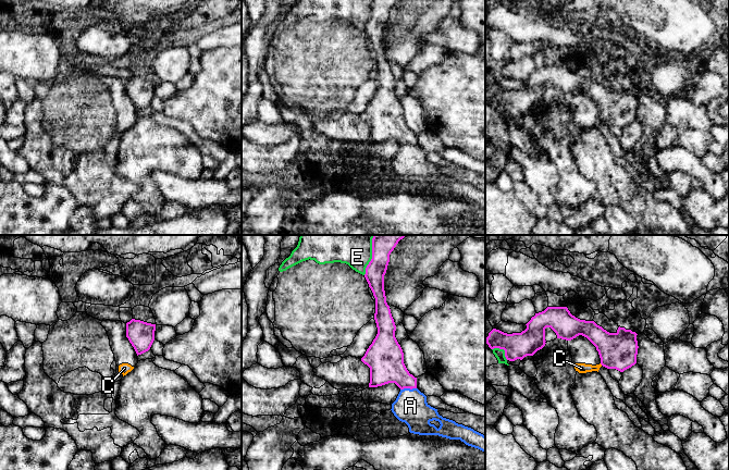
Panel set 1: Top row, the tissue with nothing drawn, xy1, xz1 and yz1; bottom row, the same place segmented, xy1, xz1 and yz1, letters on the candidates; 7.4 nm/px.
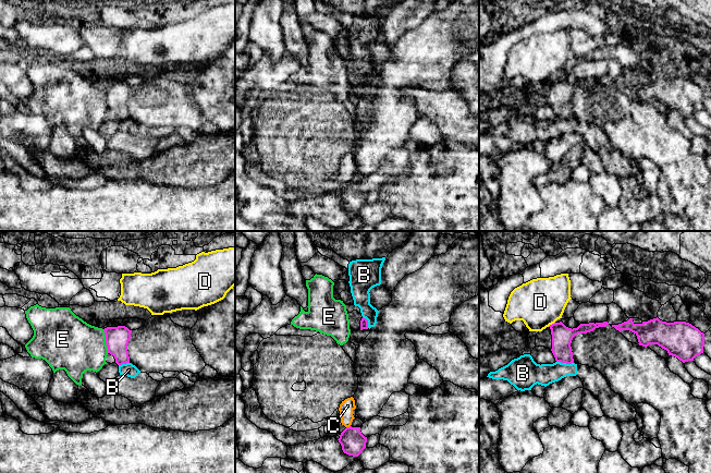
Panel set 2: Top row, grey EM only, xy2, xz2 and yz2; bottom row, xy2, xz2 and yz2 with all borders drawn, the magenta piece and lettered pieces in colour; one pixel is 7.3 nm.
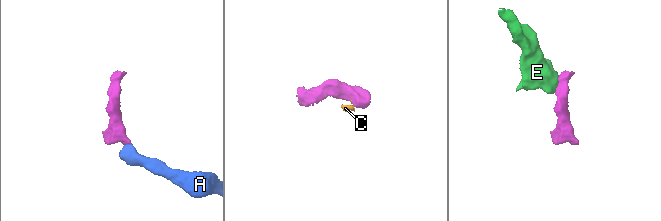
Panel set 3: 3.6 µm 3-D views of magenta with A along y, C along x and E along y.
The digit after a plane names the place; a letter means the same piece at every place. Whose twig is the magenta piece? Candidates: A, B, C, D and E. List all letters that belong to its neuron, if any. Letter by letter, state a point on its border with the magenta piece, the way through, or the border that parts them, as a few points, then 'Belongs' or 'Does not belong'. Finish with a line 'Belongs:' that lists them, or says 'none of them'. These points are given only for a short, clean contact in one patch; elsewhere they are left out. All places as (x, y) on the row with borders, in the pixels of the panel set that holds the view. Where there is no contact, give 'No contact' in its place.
A: Touches magenta at xz1 (408, 387). Path across: xz1 (386, 365), (408, 387), (410, 406). Belongs
B: Touches magenta at yz2 (565, 362). Boundary: yz2 (556, 361), (573, 363). Does not belong
C: Touches magenta at xz2 (347, 427). Boundary: xz2 (350, 425), (346, 427). Does not belong
D: Touches magenta at yz2 (552, 324). Boundary: yz2 (554, 322), (548, 326). Does not belong
E: Touches magenta at xz1 (372, 255). Boundary: xz1 (373, 235), (372, 258), (363, 274). Does not belong
Belongs: A

